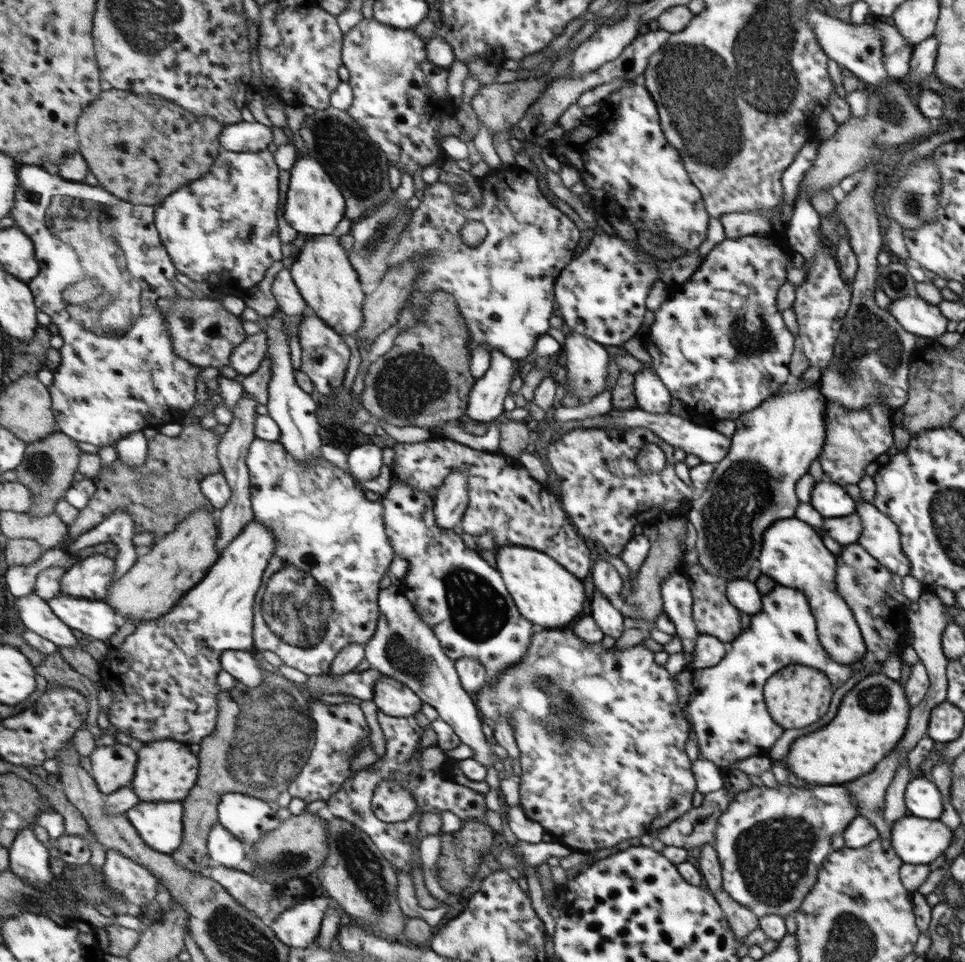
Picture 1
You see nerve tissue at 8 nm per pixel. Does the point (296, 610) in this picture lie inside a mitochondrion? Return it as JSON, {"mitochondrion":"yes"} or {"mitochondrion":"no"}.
{"mitochondrion":"yes"}

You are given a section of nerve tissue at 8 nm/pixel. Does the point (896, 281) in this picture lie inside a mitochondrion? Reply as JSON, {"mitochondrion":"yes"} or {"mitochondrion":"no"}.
{"mitochondrion":"yes"}

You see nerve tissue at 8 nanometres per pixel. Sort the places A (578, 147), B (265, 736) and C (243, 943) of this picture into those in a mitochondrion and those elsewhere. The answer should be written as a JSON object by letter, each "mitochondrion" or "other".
{"A":"other","B":"mitochondrion","C":"mitochondrion"}

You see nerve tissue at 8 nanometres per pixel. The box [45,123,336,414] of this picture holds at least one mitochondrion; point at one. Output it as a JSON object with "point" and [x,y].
{"point":[189,318]}

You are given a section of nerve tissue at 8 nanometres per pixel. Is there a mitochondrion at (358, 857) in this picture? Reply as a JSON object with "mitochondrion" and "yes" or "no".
{"mitochondrion":"yes"}

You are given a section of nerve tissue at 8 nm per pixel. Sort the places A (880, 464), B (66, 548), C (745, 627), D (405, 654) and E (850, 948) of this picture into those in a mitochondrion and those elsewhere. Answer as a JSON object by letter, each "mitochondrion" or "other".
{"A":"other","B":"other","C":"other","D":"mitochondrion","E":"mitochondrion"}

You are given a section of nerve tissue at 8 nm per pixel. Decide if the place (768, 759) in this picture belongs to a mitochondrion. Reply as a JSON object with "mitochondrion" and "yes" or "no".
{"mitochondrion":"no"}

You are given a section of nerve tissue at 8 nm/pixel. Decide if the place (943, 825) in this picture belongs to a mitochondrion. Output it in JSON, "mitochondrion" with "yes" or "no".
{"mitochondrion":"no"}

